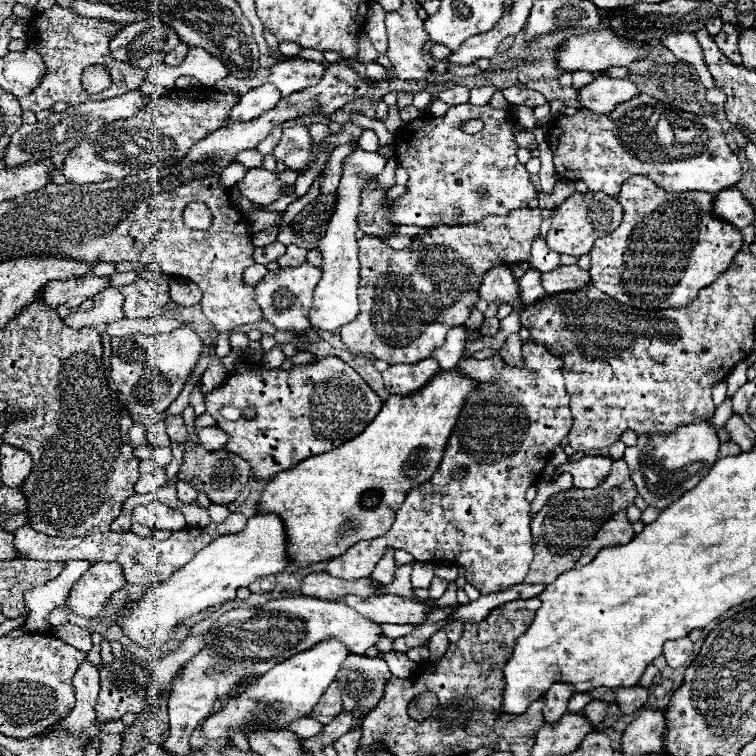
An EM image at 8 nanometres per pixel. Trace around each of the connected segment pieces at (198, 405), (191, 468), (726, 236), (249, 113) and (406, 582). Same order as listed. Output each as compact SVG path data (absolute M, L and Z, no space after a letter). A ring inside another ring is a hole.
M195 384L195 388L191 391L190 405L194 408L195 418L205 413L205 403L202 393L202 384Z
M181 414L179 416L167 416L167 434L169 434L169 440L181 444L183 450L185 450L185 454L189 456L189 460L183 460L183 464L179 466L179 472L177 472L179 480L191 482L195 486L195 490L197 492L205 492L207 498L213 504L229 506L231 502L237 500L237 496L247 486L249 476L251 476L251 468L249 468L247 460L243 460L241 456L235 456L235 454L227 452L225 448L221 448L219 452L209 452L209 450L205 450L203 444L191 446L189 432L185 428L185 422L183 422Z
M635 176L621 186L617 200L623 206L623 222L619 228L595 240L589 258L591 258L591 284L605 292L609 298L641 308L641 310L661 310L661 308L683 308L695 300L701 288L709 286L719 274L723 274L735 254L743 246L741 230L733 224L717 218L713 214L715 194L709 192L667 192L653 184L653 180Z
M263 84L259 88L253 88L251 92L243 94L239 104L231 110L231 118L227 120L227 124L231 122L249 122L257 116L261 116L263 112L271 110L281 98L281 92L273 88L273 84Z
M413 564L397 566L393 582L383 586L383 590L379 590L379 594L397 594L397 596L413 598L413 586L411 586L410 582L412 567Z

